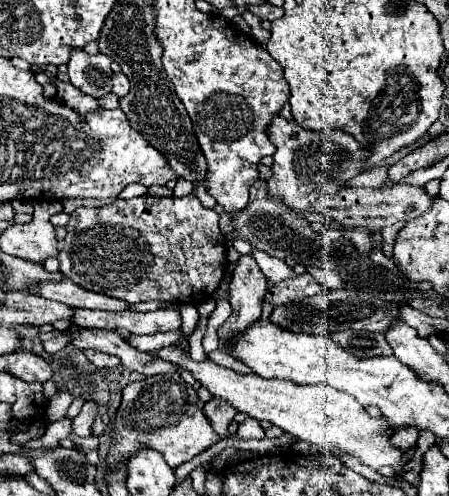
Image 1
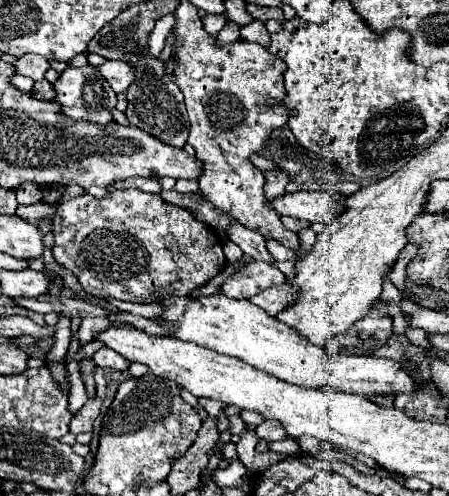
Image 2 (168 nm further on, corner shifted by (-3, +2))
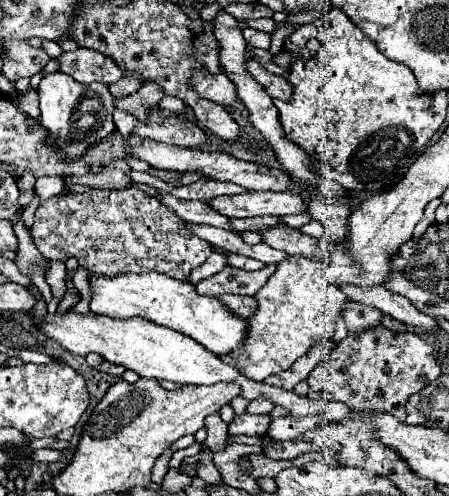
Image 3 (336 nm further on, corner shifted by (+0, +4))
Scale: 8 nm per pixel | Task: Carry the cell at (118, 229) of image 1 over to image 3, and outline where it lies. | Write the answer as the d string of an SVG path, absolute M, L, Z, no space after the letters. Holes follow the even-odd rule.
M89 190L83 194L67 194L67 196L55 196L39 204L35 212L35 224L31 226L31 234L35 240L37 250L49 258L67 262L71 256L77 258L79 266L87 268L89 276L105 276L113 278L119 274L135 272L161 272L175 280L189 282L189 274L193 268L199 268L209 254L213 252L213 246L207 240L201 240L191 230L187 230L187 222L175 216L171 208L161 204L157 198L137 190Z

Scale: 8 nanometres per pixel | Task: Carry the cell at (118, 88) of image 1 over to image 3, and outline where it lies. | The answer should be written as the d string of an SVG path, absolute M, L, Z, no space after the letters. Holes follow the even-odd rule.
M89 48L63 52L57 60L61 62L61 72L73 76L81 84L87 82L113 84L125 76L125 68L121 68L115 60Z

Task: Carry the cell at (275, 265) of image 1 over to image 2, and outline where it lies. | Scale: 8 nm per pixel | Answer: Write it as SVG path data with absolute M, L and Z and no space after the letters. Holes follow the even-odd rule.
M232 224L232 228L226 232L226 236L238 244L242 248L244 254L250 254L254 260L264 260L264 262L274 262L274 258L268 254L266 250L266 240L254 232L254 230L248 230L240 224Z

